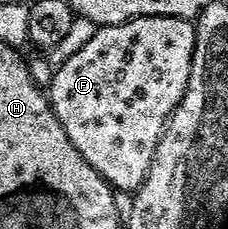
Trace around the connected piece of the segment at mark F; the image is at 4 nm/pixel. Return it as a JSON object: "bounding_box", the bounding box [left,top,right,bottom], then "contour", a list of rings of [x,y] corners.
{"bounding_box":[47,18,197,192],"contour":[[[136,18],[127,24],[100,27],[93,40],[56,67],[53,81],[47,87],[55,116],[63,124],[63,132],[67,132],[67,140],[79,148],[79,156],[114,191],[135,192],[145,183],[169,117],[179,108],[189,87],[196,39],[197,27],[190,19]]]}

